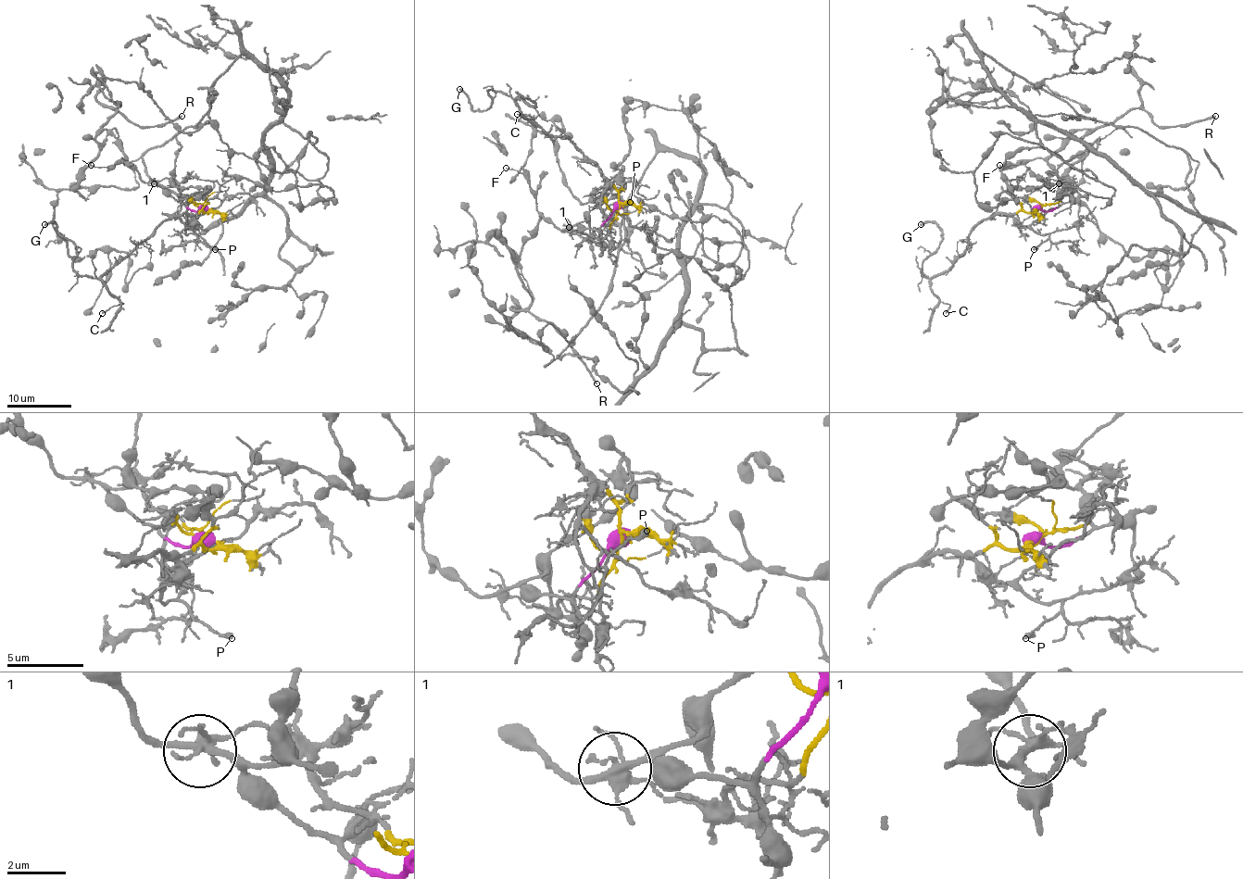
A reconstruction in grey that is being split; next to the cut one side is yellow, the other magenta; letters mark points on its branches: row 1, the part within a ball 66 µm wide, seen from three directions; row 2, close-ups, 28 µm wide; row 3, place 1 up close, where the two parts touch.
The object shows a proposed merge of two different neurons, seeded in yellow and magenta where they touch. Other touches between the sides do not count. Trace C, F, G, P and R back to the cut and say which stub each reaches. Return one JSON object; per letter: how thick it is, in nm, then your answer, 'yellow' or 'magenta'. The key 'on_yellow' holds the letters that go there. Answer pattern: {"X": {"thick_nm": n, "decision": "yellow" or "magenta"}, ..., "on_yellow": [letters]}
{"C": {"thick_nm": 130, "decision": "yellow"}, "F": {"thick_nm": 80, "decision": "magenta"}, "G": {"thick_nm": 240, "decision": "yellow"}, "P": {"thick_nm": 320, "decision": "yellow"}, "R": {"thick_nm": 200, "decision": "magenta"}, "on_yellow": ["C", "G", "P"]}

